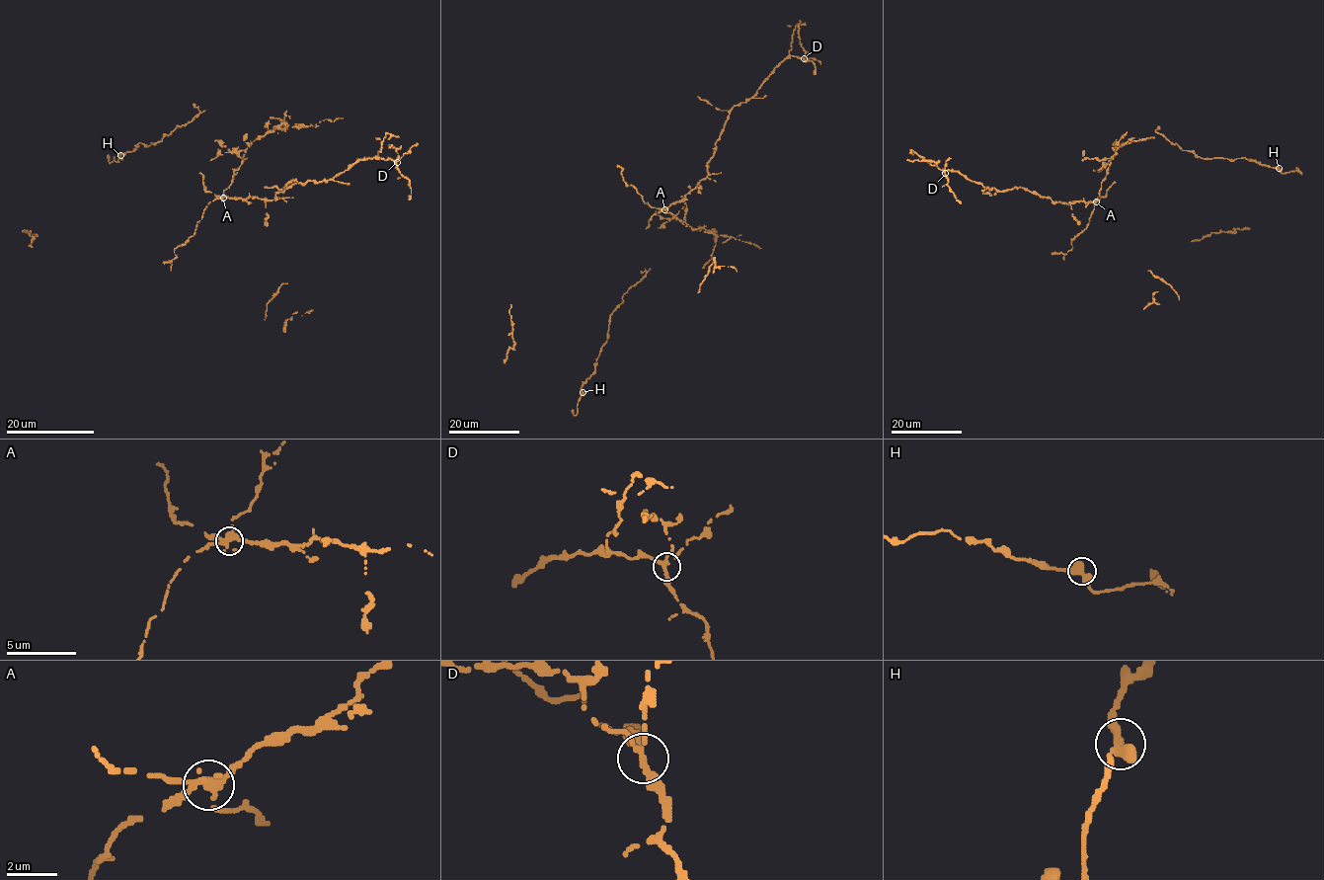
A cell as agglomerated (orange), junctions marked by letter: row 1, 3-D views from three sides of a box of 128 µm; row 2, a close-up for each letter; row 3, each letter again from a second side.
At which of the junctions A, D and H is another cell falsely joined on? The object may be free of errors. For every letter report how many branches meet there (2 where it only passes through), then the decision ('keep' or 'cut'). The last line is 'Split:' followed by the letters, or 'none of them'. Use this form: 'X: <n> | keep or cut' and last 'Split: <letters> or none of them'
A: 4 | cut
D: 4 | keep
H: 3 | keep
Split: A

